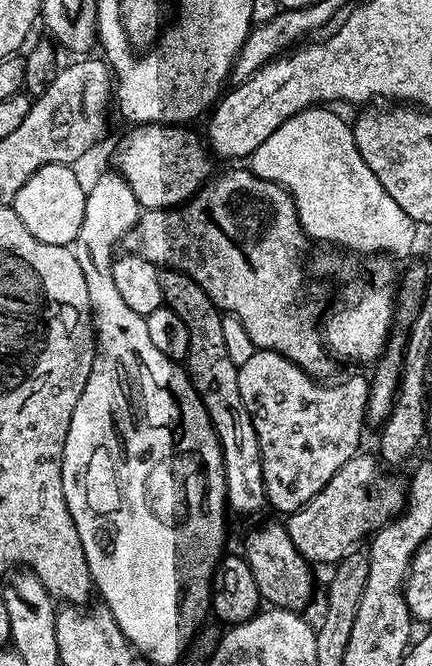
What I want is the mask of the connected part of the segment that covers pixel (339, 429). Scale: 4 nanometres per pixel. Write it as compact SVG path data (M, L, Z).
M257 350L250 359L238 366L238 394L246 402L254 430L258 434L258 446L262 454L262 478L266 482L268 508L291 514L297 512L350 458L361 451L360 435L366 429L368 415L369 381L360 376L349 380L337 379L335 382L321 382L315 376L309 376L290 358L277 352Z

